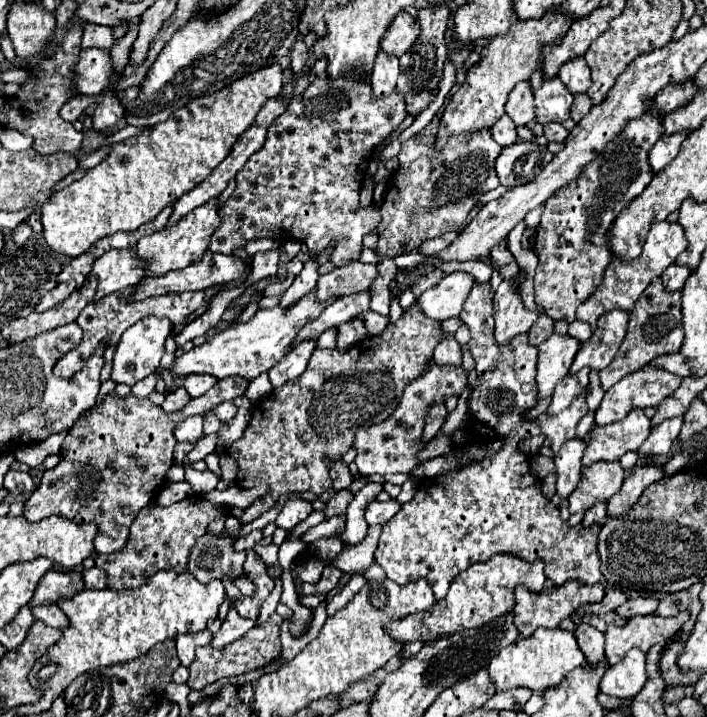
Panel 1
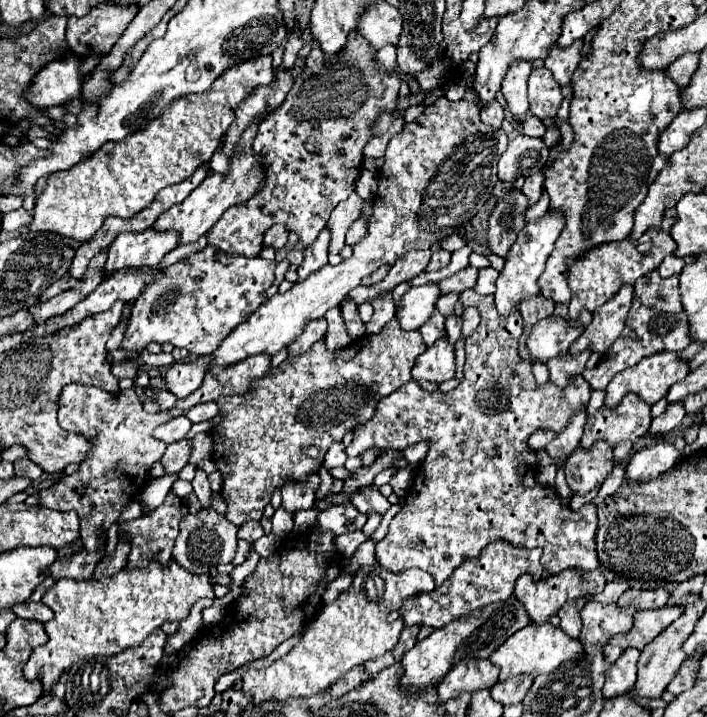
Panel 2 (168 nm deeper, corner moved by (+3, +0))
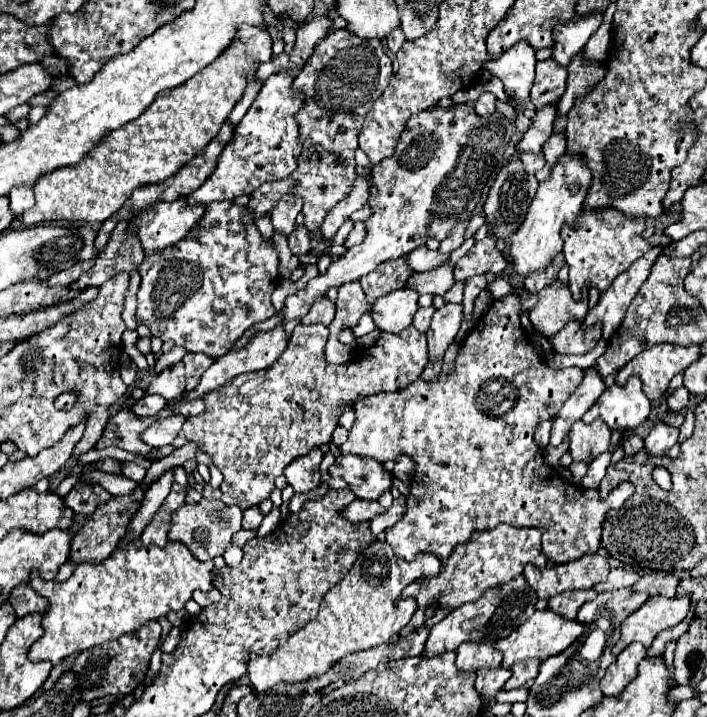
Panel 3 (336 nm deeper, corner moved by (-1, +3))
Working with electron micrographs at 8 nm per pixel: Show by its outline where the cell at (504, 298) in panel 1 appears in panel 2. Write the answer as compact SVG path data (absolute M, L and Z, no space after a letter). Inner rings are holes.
M547 210L547 214L543 214L539 220L535 222L527 222L525 228L519 232L515 244L511 246L511 250L505 256L505 266L499 274L497 280L497 292L495 292L495 304L501 316L507 316L523 298L527 298L527 294L539 294L539 276L545 268L545 260L549 258L549 254L555 248L555 242L559 238L559 234L565 228L563 222L563 214L561 210Z

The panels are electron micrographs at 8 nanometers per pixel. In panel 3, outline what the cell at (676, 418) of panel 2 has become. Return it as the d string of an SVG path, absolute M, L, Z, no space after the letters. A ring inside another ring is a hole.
M685 387L675 389L673 395L669 395L669 399L667 399L667 405L669 405L669 411L671 413L683 411L687 407L687 403L689 403L689 391Z

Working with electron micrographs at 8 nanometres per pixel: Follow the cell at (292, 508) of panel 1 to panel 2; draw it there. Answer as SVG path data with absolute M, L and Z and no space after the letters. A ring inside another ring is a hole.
M317 472L309 474L303 480L289 480L281 486L281 494L283 494L283 508L289 512L297 512L297 510L309 510L315 504L315 492L319 490L321 478Z

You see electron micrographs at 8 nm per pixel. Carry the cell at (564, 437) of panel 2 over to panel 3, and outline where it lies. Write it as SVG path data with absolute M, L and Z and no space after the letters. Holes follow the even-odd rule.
M585 369L583 383L565 401L563 409L559 411L559 415L553 421L551 445L559 445L567 437L567 433L571 431L571 425L575 421L579 421L591 409L591 405L599 399L599 395L603 391L605 391L605 383L603 383L601 375L597 375L597 371L593 371L593 369Z

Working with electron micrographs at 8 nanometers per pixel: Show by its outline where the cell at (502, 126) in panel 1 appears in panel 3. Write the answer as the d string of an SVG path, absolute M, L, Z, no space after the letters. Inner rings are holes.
M481 93L481 97L475 103L475 111L483 117L483 115L491 115L497 111L497 97L493 93Z

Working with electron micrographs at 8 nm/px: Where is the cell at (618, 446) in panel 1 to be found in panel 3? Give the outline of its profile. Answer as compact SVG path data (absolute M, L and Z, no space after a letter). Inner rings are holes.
M629 377L623 387L607 387L595 405L583 415L583 423L603 419L611 431L631 431L647 421L651 401L641 389L639 377Z

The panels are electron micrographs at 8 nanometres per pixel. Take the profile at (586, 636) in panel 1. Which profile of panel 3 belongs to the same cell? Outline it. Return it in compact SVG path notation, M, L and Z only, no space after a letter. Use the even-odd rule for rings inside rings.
M587 589L587 591L567 591L563 595L555 595L549 599L549 607L551 611L555 611L559 617L563 619L575 619L577 611L583 603L591 601L597 597L595 589Z

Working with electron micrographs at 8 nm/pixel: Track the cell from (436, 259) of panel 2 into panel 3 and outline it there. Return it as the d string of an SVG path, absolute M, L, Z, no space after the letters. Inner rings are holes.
M467 221L457 223L457 225L455 225L455 231L451 231L451 235L447 235L447 239L443 239L443 241L441 241L439 251L443 251L445 255L449 255L451 251L455 251L455 249L463 243L463 233L465 233L465 227L467 227Z

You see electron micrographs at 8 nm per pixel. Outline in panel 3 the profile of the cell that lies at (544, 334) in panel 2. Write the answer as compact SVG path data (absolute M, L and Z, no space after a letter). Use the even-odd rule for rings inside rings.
M557 281L539 293L539 303L531 309L529 319L543 337L551 339L569 321L581 323L587 311L587 289L583 291L581 301L573 301L571 291Z

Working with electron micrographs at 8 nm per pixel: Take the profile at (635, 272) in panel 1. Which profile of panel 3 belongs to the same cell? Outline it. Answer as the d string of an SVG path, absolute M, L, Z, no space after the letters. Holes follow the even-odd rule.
M615 209L581 211L575 227L563 227L563 255L569 265L569 289L579 299L583 287L597 287L605 291L619 273L629 269L633 261L643 257L655 245L671 245L661 227L661 219L629 219Z

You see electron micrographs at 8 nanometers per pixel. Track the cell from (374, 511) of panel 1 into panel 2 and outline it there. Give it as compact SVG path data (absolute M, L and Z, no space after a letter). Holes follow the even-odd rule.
M363 486L359 492L355 492L353 494L353 498L351 498L351 502L357 506L357 510L359 512L363 512L363 514L371 514L371 512L379 512L379 514L385 514L389 508L391 508L391 504L389 504L389 500L379 492L379 488L377 486Z

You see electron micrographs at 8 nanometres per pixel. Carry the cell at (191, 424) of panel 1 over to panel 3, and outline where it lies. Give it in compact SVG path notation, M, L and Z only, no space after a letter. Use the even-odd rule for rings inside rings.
M171 415L167 419L153 423L147 431L141 433L141 439L151 447L165 447L175 441L175 435L179 435L183 423L185 423L183 415Z

